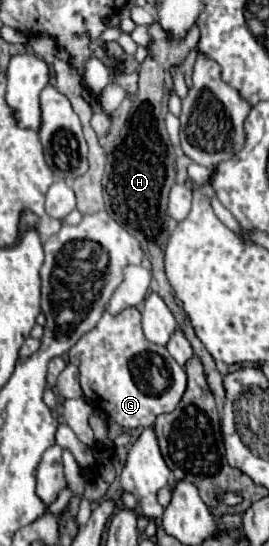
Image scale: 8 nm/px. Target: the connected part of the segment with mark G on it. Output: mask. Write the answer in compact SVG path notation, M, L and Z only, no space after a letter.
M127 308L117 316L105 312L99 324L89 334L83 334L69 350L69 362L79 368L79 380L87 402L93 408L105 412L121 428L129 430L153 426L159 414L173 412L187 386L187 374L183 366L179 366L163 346L157 346L145 338L141 330L141 312L137 308Z

